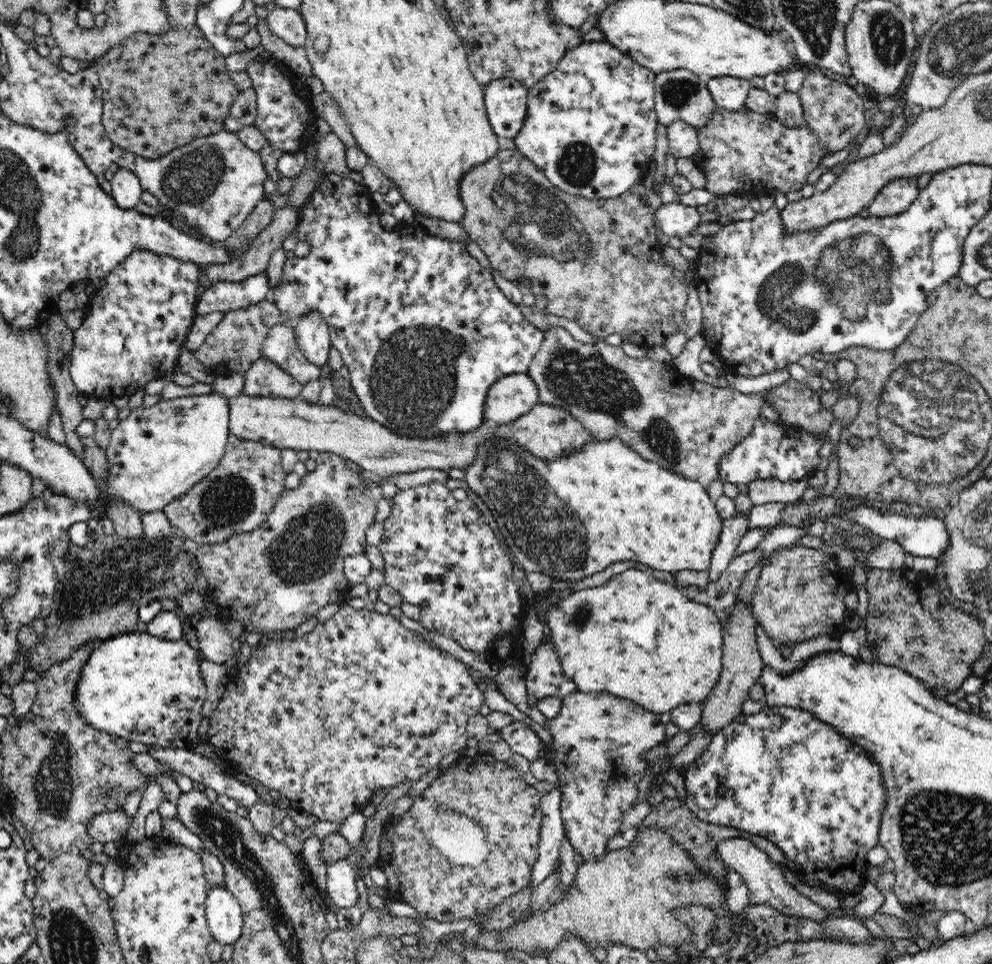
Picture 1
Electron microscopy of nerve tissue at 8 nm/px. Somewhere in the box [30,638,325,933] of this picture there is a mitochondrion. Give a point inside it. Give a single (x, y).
(53, 779)

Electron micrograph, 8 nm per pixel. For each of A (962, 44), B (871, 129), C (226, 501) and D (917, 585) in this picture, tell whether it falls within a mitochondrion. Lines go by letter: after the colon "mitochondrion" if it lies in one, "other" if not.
A: mitochondrion
B: other
C: mitochondrion
D: other

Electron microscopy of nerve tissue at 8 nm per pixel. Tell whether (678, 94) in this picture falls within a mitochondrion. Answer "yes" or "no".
yes

